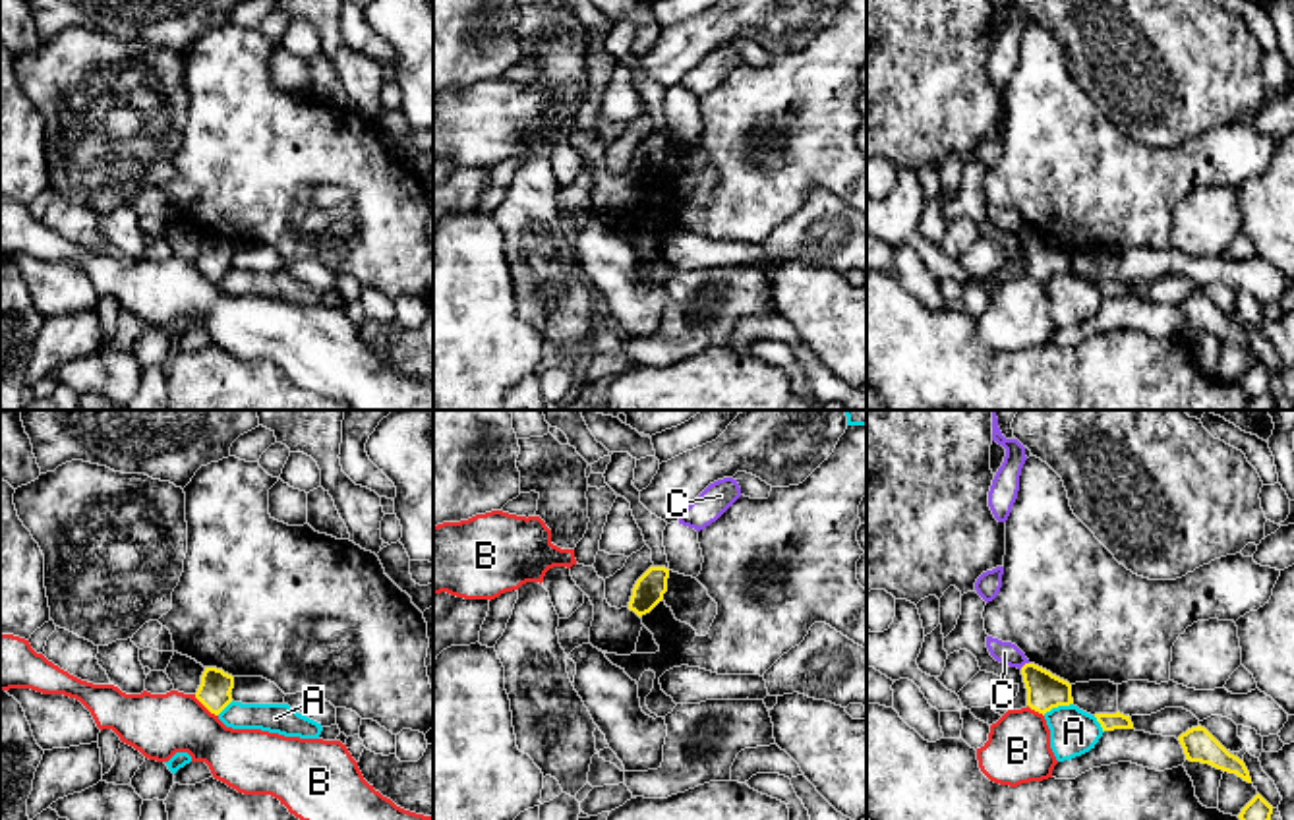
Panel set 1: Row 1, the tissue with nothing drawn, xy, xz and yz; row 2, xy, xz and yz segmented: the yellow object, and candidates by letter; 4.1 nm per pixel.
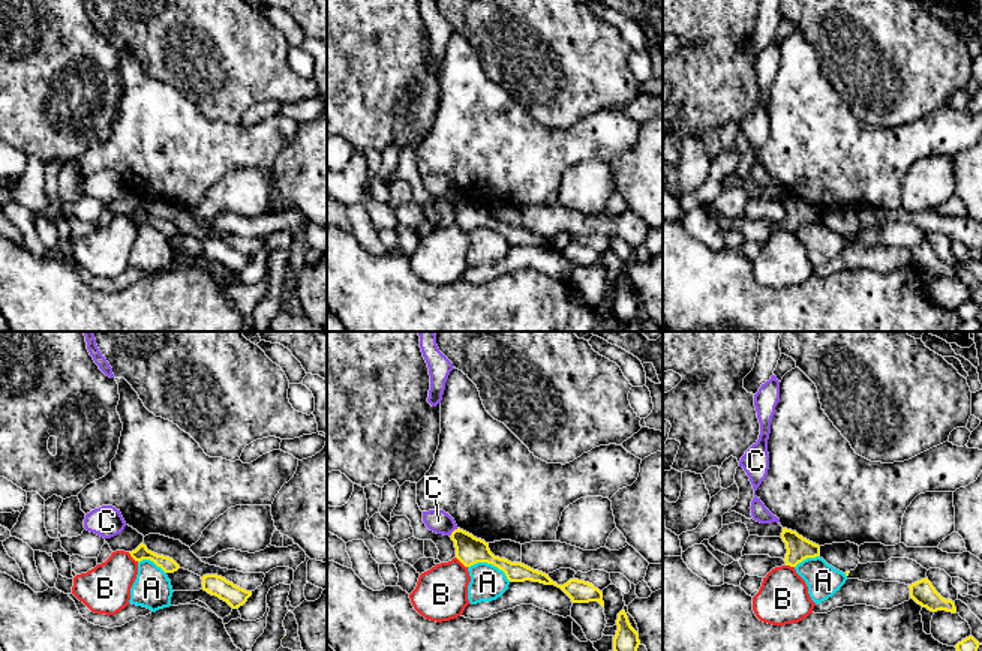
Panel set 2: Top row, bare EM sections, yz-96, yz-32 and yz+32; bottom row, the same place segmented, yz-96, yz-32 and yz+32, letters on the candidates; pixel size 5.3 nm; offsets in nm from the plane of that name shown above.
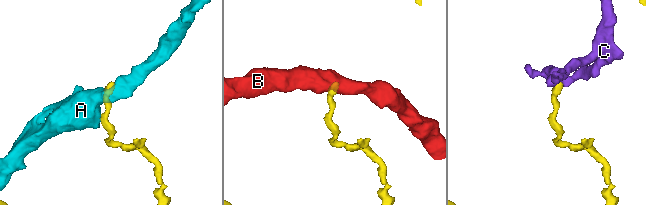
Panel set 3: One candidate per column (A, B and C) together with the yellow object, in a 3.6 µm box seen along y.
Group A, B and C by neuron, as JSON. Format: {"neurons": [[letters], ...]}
{"neurons": [["A"], ["B"], ["C"]]}

